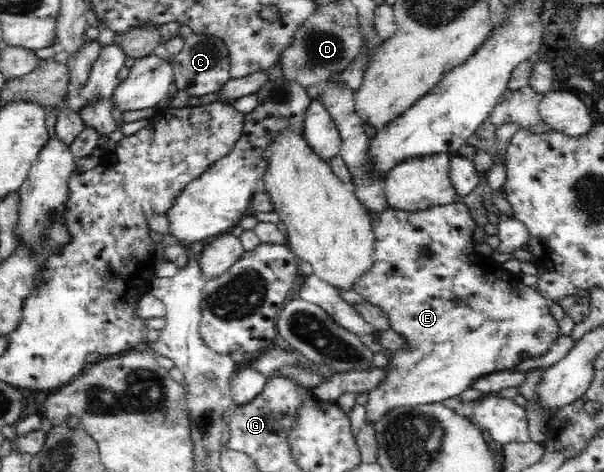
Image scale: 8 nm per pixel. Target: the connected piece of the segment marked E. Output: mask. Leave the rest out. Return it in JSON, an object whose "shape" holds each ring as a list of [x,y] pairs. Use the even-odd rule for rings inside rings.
{"shape":[[[462,201],[430,207],[423,211],[403,211],[389,207],[383,213],[371,215],[371,224],[373,224],[373,234],[375,234],[375,263],[371,265],[371,269],[367,273],[363,273],[357,279],[357,283],[353,285],[353,290],[361,294],[367,302],[381,308],[387,316],[389,324],[391,324],[390,328],[405,338],[405,347],[393,351],[389,364],[385,367],[385,369],[388,369],[387,378],[376,389],[368,393],[369,401],[365,405],[365,408],[367,408],[366,422],[369,422],[371,426],[374,427],[384,417],[387,411],[404,406],[437,403],[437,401],[443,401],[443,399],[449,399],[449,397],[458,397],[465,390],[471,389],[471,385],[479,378],[493,373],[512,371],[525,357],[543,357],[549,351],[549,347],[551,347],[553,341],[561,336],[559,324],[557,324],[557,320],[549,312],[551,301],[544,298],[537,289],[535,290],[535,288],[524,285],[521,282],[520,274],[506,274],[502,263],[495,262],[495,267],[493,267],[493,259],[491,260],[491,265],[481,263],[479,253],[475,251],[476,245],[473,240],[473,231],[475,231],[477,225],[473,217],[471,217],[467,205]],[[420,249],[425,249],[425,256],[419,255]]]}

